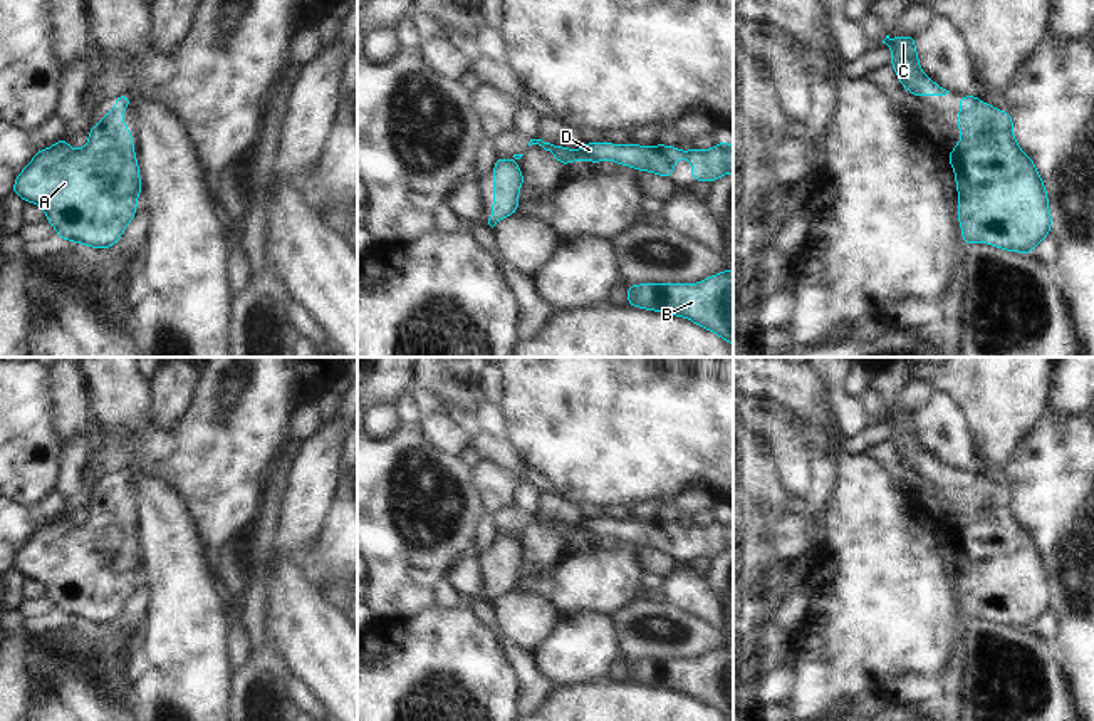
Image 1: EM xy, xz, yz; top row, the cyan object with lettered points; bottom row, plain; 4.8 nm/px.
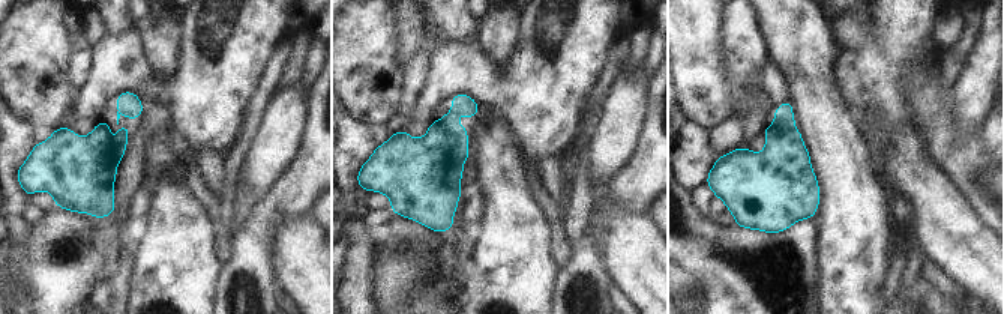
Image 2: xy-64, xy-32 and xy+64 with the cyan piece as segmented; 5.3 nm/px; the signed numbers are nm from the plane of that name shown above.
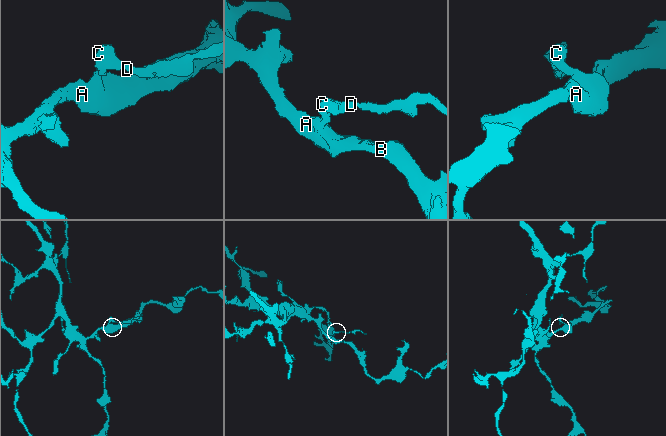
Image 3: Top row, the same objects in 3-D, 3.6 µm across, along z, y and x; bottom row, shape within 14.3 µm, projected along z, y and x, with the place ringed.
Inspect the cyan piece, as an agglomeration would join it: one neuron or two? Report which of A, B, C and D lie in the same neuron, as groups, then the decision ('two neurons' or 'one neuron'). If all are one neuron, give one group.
A B C D | one neuron

